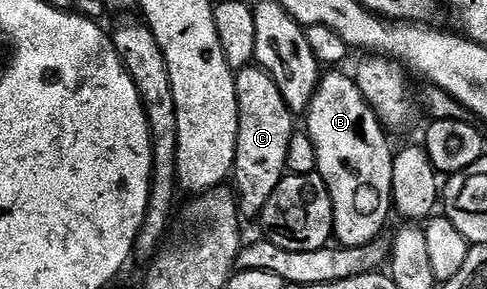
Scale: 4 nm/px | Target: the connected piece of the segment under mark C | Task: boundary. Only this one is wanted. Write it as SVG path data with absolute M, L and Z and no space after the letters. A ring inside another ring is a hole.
M251 64L237 71L234 83L238 101L238 139L236 140L236 160L232 171L232 182L236 187L241 217L257 219L262 213L264 204L268 204L268 196L276 192L276 184L280 184L280 180L288 173L286 161L290 158L290 137L294 134L296 118L291 114L288 104L284 104L284 96L280 96L280 88L276 88L274 77L261 66Z

